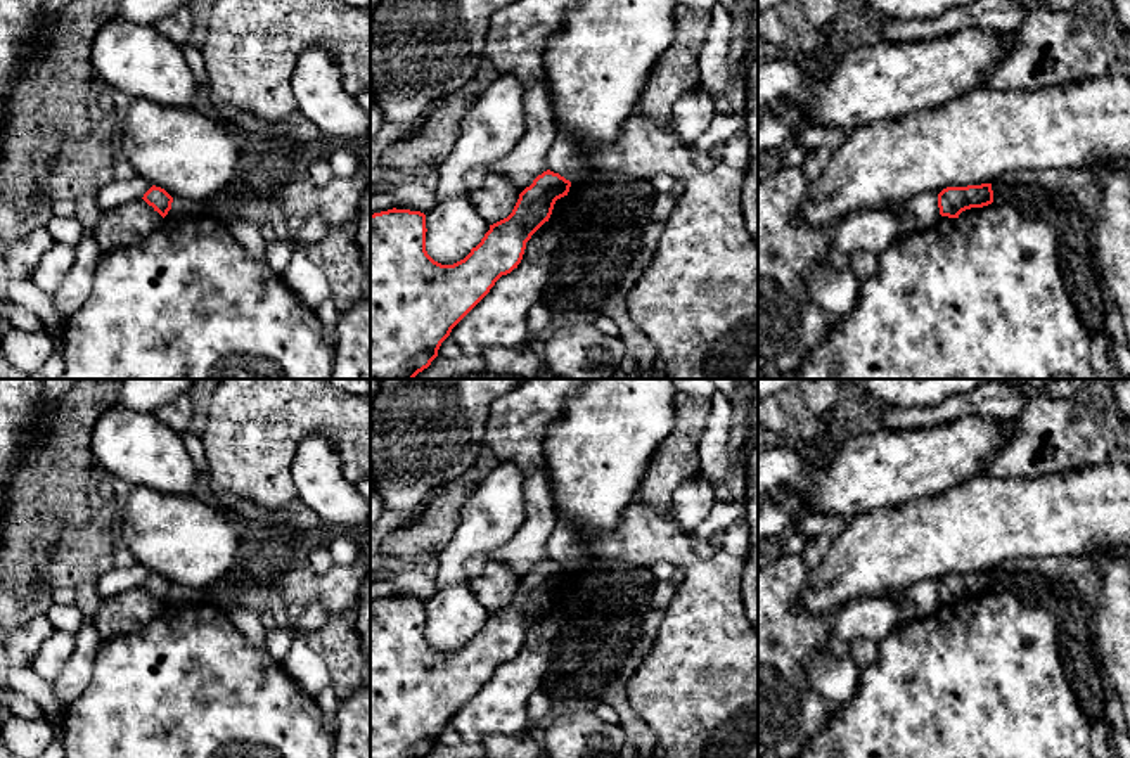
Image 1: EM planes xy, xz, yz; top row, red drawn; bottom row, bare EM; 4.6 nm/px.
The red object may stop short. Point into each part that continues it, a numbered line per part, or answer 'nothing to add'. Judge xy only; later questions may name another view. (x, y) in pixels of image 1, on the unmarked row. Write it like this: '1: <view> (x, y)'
nothing to add

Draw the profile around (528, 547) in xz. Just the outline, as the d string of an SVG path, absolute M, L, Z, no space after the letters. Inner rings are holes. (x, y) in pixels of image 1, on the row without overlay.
M545 469L524 472L523 493L526 521L510 540L488 556L488 559L509 566L519 580L549 557L547 543L557 524Z

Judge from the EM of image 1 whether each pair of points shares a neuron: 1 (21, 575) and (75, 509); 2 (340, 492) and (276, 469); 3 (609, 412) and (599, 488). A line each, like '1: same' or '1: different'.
1: same
2: different
3: same

